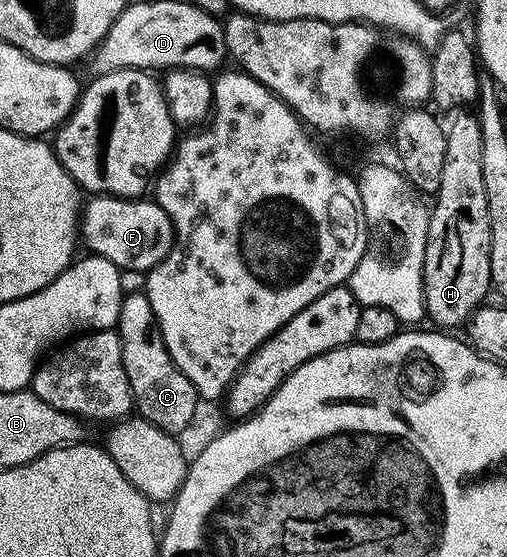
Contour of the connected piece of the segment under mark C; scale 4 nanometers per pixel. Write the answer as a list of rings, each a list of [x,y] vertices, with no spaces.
[[[128,292],[123,298],[117,332],[123,344],[125,375],[129,375],[129,387],[138,416],[155,424],[165,432],[178,435],[193,416],[193,409],[200,400],[193,383],[173,363],[163,342],[153,307],[149,307],[146,292]]]

